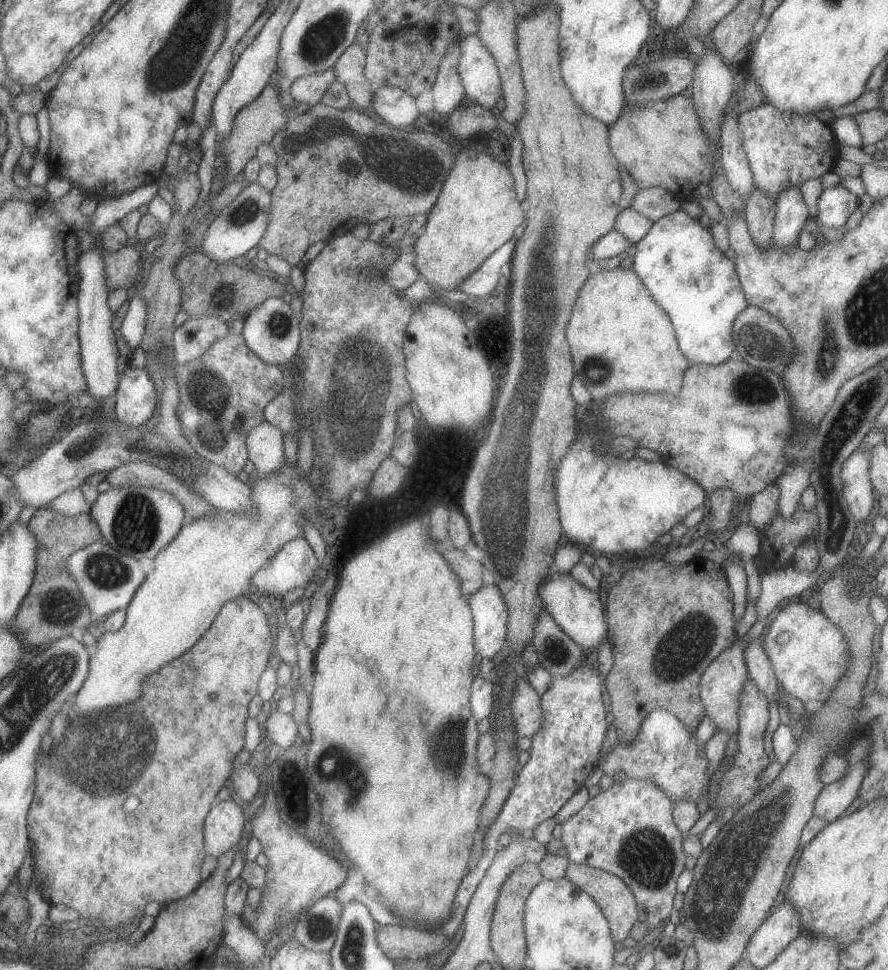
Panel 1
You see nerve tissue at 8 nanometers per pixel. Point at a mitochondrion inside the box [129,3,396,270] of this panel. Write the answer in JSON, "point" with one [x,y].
{"point":[322,36]}

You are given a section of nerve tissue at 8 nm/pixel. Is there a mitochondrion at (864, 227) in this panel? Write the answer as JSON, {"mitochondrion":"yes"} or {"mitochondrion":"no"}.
{"mitochondrion":"no"}

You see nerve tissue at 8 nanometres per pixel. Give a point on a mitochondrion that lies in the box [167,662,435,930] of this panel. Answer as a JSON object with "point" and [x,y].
{"point":[338,763]}

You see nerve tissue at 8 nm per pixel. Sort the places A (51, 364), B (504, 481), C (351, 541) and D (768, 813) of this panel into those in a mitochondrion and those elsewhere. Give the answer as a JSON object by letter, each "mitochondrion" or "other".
{"A":"other","B":"mitochondrion","C":"other","D":"mitochondrion"}

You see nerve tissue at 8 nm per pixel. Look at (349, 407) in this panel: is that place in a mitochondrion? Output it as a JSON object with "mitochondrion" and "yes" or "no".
{"mitochondrion":"yes"}

